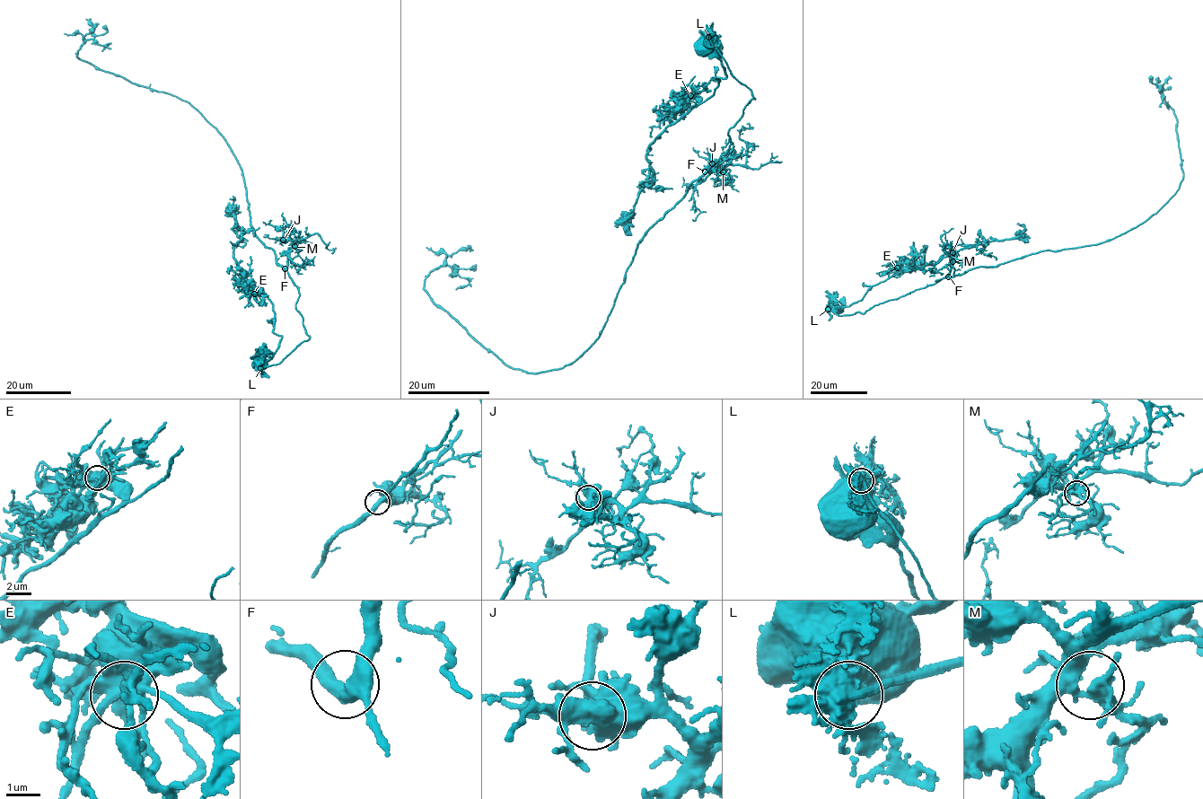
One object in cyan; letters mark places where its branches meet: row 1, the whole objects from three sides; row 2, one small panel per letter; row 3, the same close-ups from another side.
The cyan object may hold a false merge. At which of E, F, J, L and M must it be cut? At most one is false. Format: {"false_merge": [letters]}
{"false_merge": ["L"]}

